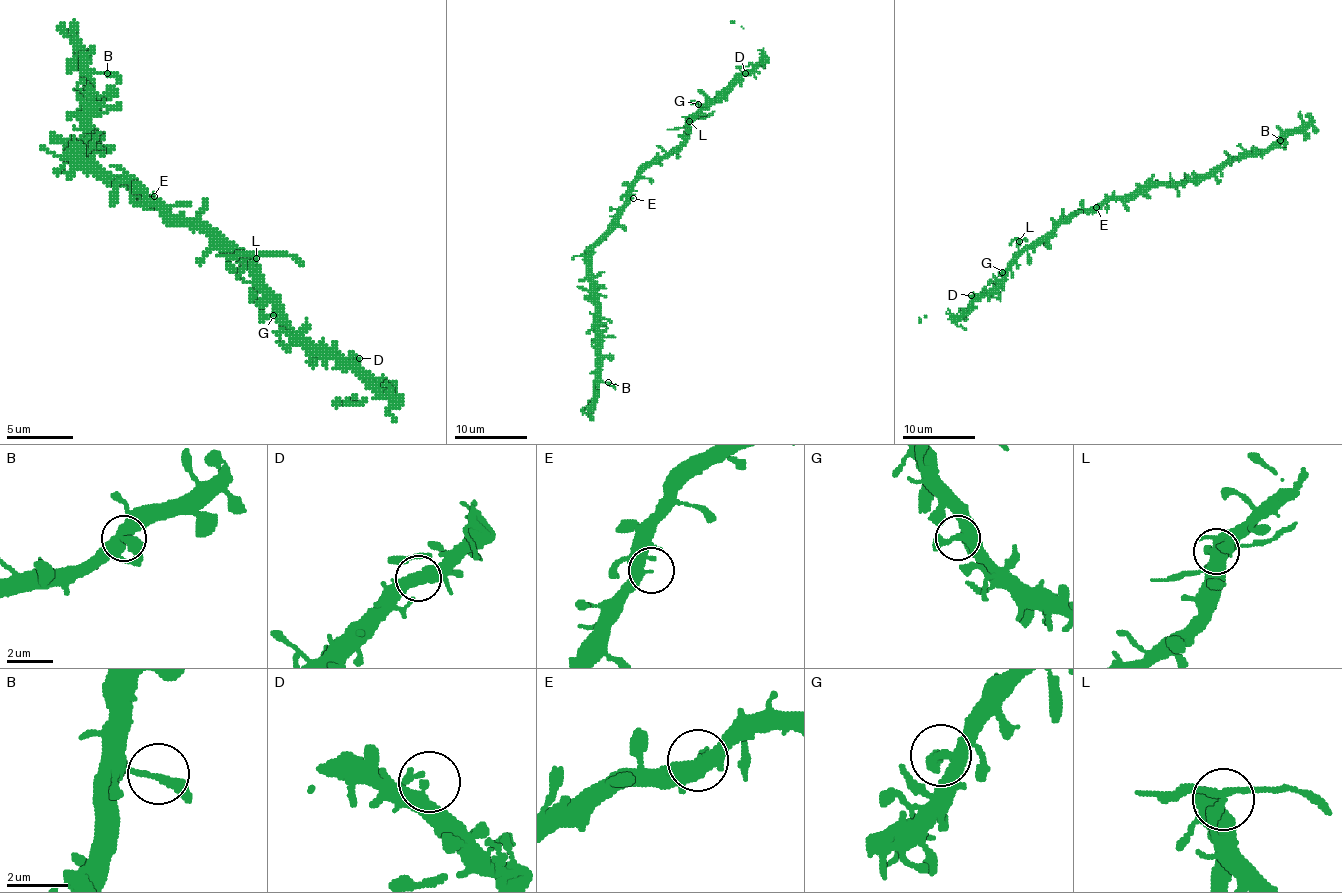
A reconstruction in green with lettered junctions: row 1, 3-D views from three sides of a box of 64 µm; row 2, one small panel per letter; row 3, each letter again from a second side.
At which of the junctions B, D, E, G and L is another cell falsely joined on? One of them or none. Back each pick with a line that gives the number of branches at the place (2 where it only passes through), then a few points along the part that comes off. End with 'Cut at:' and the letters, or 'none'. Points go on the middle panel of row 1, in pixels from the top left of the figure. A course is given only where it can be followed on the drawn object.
L: 3 | (689, 120), (709, 117), (714, 111)
Cut at: L

